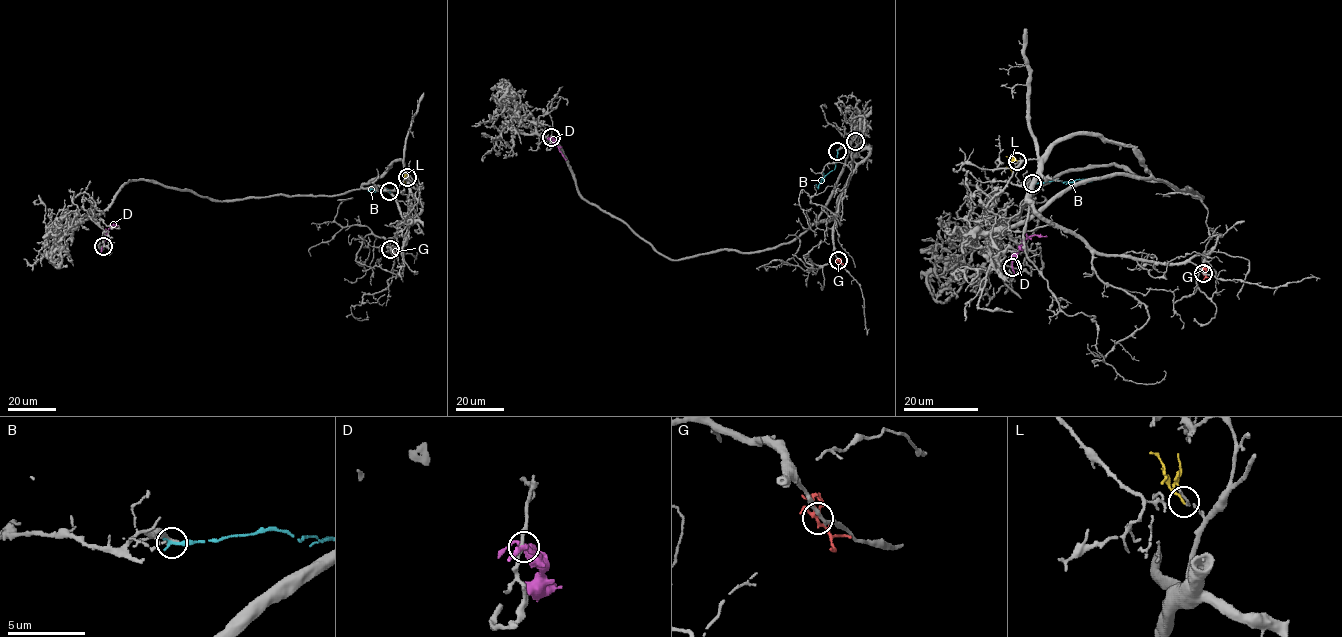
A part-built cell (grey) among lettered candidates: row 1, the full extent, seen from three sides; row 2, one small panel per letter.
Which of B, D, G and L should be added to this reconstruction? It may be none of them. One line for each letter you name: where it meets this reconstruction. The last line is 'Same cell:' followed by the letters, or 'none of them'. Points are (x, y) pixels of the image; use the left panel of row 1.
L: (407, 177)
Same cell: L

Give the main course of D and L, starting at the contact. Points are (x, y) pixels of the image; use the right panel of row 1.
D: (1012, 268), (1020, 242), (1035, 235), (1046, 235)
L: (1017, 160), (1013, 158), (1007, 167), (1013, 173)

